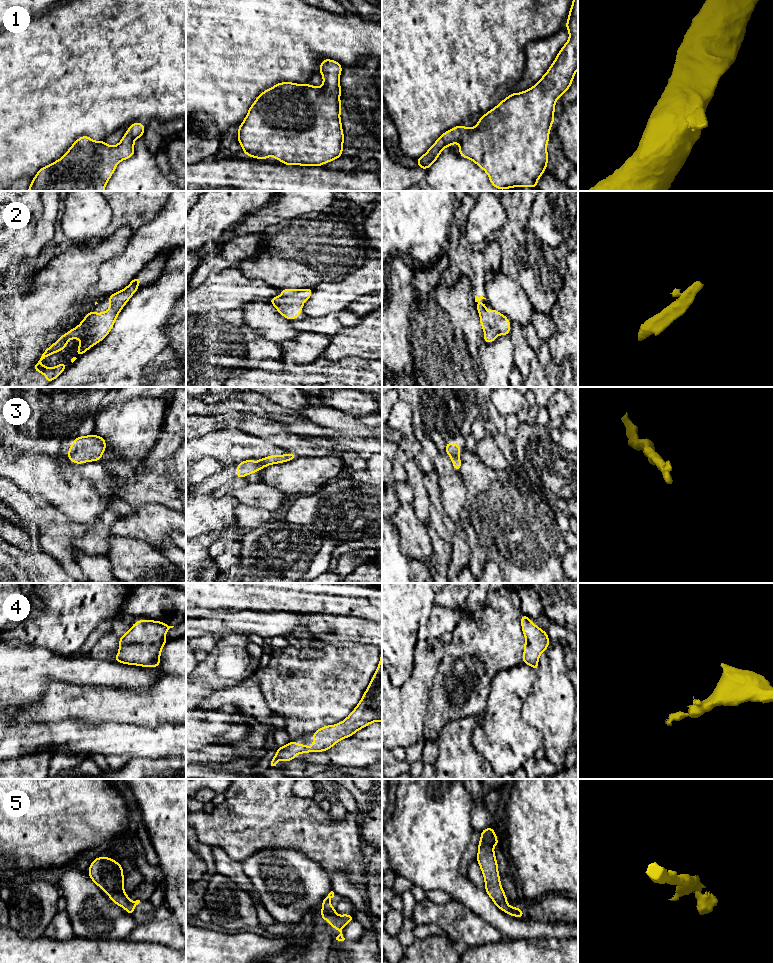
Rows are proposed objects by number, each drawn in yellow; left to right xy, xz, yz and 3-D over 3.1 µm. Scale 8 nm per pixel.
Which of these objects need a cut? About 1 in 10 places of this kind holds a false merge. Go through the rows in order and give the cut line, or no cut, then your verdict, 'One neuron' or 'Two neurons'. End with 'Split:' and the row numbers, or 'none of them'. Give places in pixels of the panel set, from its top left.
1: No split. One neuron
2: No split. One neuron
3: No split. One neuron
4: No split. One neuron
5: No split. One neuron
Split: none of them

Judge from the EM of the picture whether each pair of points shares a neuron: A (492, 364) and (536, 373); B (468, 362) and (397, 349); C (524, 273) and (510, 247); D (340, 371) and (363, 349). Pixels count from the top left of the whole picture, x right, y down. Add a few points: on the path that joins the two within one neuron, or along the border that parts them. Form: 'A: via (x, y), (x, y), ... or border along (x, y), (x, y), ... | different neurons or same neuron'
A: border along (535, 360), (527, 376) | different neurons
B: border along (411, 345), (413, 354) | different neurons
C: via (518, 267), (514, 260), (514, 253) | same neuron
D: border along (371, 359), (344, 357), (332, 361) | different neurons

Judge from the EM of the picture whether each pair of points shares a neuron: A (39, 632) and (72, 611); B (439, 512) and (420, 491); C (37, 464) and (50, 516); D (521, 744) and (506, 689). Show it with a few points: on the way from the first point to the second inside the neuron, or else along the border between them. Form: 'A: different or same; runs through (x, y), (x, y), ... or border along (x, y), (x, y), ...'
A: same; runs through (47, 624), (60, 611), (64, 611)
B: different; border along (422, 481), (430, 502), (429, 521)
C: different; border along (26, 492), (32, 496), (44, 499), (61, 511)
D: same; runs through (507, 730), (506, 703)

